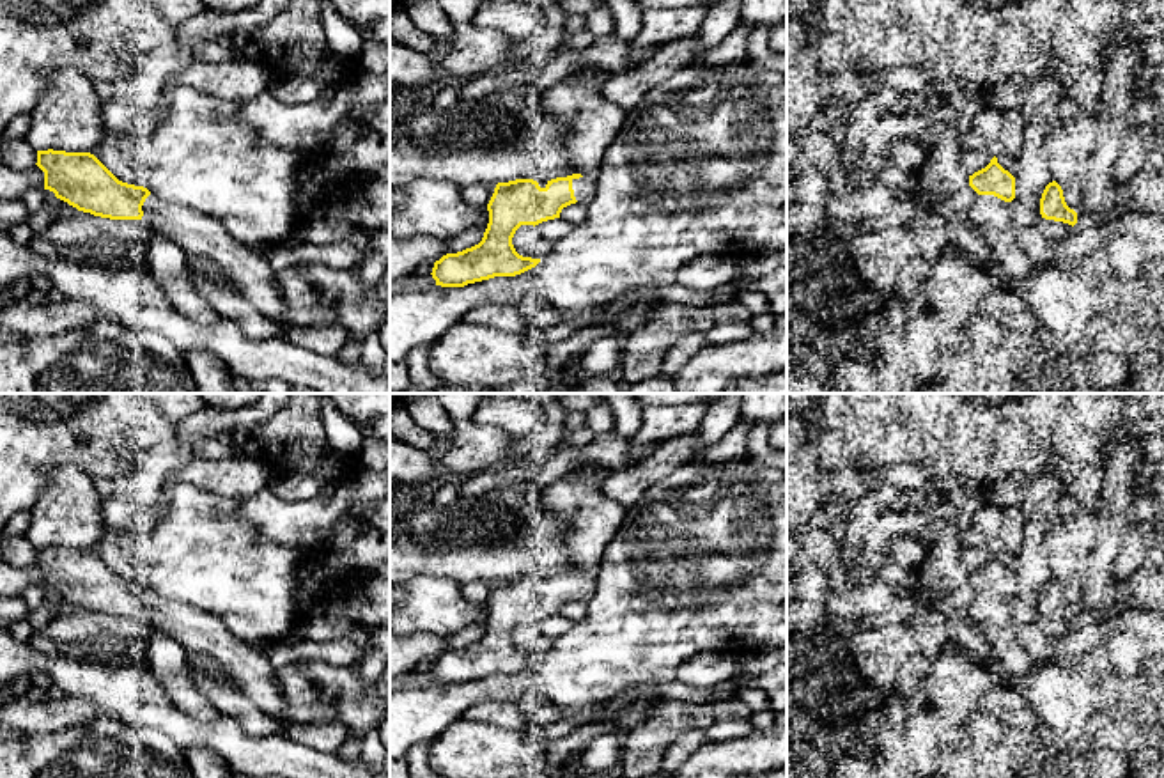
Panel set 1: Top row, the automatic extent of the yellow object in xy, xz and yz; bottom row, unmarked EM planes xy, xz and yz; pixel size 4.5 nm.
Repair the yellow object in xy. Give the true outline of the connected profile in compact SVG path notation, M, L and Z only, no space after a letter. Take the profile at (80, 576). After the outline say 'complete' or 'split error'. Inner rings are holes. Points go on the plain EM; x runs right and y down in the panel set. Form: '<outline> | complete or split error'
M37 548L37 560L44 569L44 587L67 599L78 608L110 617L144 617L152 629L165 631L188 652L211 656L218 666L239 686L241 696L248 698L280 723L280 732L291 730L289 705L276 682L276 668L246 640L236 638L220 619L202 613L170 597L152 592L144 583L119 578L94 551L66 548Z | split error

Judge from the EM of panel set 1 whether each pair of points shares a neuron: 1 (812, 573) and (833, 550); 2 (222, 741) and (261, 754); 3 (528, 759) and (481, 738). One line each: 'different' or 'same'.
1: different
2: same
3: same

